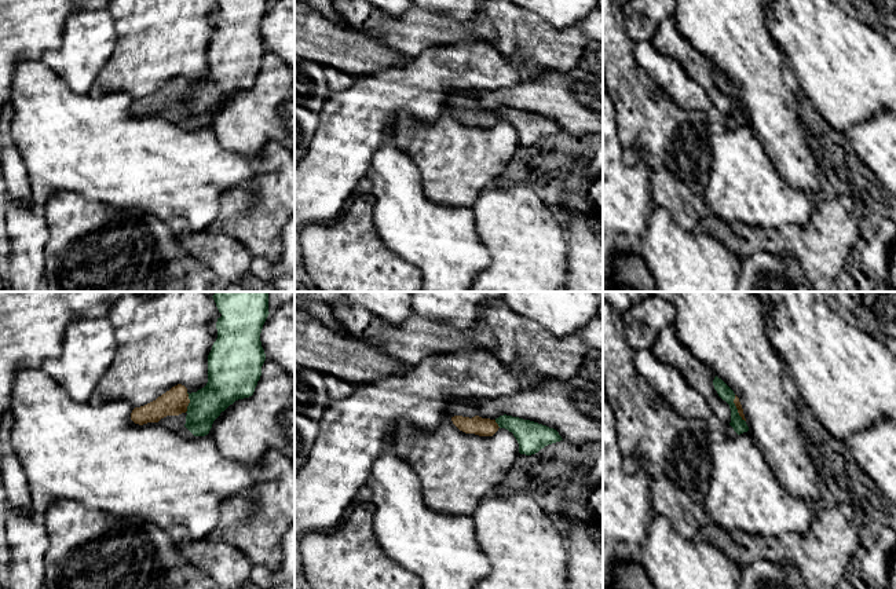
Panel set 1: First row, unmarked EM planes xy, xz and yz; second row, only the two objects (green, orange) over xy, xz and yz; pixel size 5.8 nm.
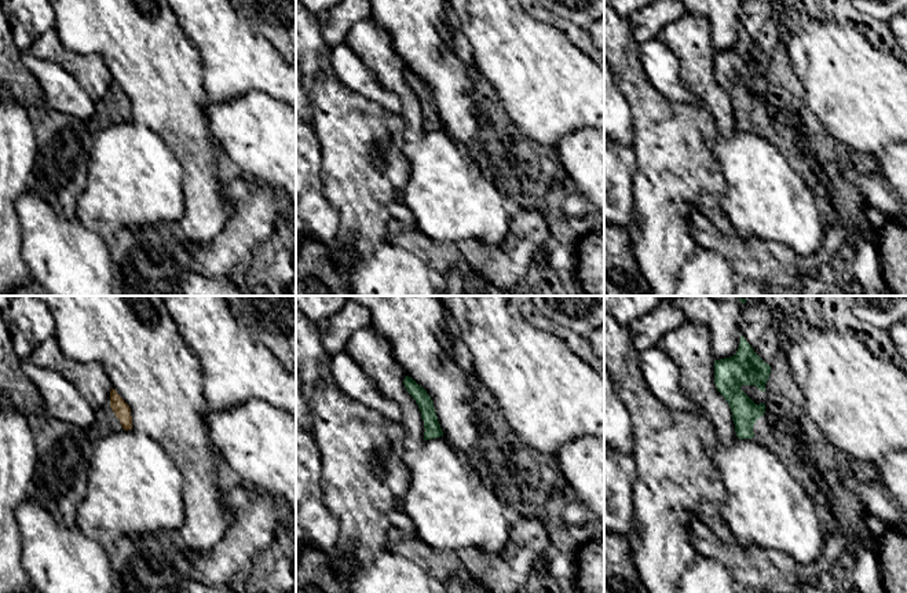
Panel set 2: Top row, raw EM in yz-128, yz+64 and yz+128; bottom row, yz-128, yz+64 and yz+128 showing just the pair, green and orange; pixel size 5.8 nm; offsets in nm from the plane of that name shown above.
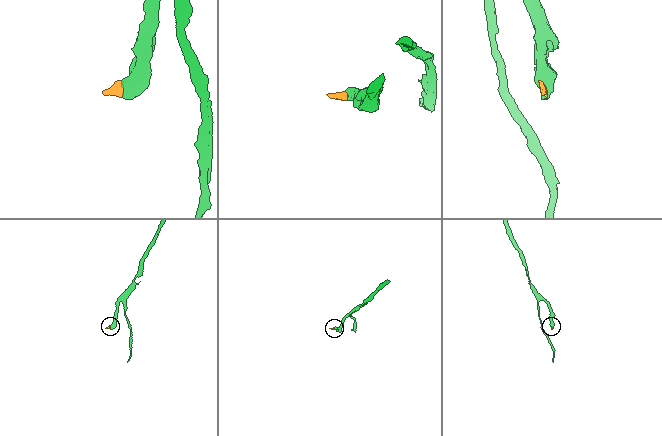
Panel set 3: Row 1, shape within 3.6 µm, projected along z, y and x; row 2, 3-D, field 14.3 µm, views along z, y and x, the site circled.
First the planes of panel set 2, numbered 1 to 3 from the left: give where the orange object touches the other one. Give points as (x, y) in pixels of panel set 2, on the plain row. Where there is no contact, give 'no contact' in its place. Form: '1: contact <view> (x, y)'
1: no contact
2: no contact
3: no contact

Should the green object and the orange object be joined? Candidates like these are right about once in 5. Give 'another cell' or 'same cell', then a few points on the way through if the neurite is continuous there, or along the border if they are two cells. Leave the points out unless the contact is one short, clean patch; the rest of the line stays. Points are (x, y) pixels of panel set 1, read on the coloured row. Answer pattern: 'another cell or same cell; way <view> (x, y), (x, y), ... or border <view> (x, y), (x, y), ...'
same cell; way yz (739, 425), (737, 409), (737, 402)

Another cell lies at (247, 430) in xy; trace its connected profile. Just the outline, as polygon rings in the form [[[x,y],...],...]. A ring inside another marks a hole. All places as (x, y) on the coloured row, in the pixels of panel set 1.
[[[266,359],[253,395],[222,411],[208,436],[223,456],[249,467],[260,464],[267,451],[278,451],[295,462],[295,381],[281,366]]]

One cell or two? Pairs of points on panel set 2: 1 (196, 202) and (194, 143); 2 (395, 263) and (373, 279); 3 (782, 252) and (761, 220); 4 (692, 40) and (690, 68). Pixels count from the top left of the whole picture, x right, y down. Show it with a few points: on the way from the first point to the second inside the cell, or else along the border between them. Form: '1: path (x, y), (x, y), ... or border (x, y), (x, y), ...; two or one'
1: path (196, 187), (196, 158); one
2: path (390, 268), (379, 279); one
3: border (764, 242), (782, 242), (804, 256); two
4: path (692, 47), (692, 61); one

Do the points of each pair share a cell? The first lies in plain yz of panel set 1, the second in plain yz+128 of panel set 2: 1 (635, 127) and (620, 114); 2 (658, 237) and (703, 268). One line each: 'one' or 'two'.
1: two
2: one

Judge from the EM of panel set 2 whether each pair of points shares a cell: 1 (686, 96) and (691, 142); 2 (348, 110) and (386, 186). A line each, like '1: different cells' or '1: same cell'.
1: different cells
2: same cell

